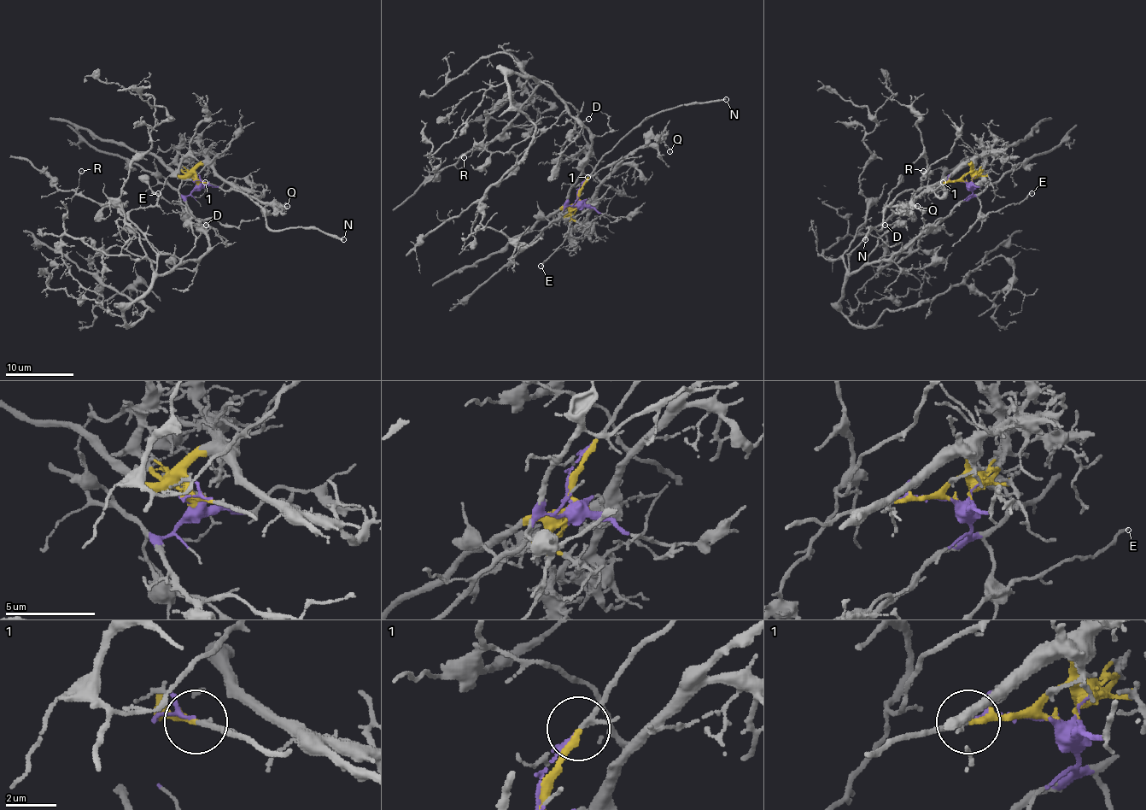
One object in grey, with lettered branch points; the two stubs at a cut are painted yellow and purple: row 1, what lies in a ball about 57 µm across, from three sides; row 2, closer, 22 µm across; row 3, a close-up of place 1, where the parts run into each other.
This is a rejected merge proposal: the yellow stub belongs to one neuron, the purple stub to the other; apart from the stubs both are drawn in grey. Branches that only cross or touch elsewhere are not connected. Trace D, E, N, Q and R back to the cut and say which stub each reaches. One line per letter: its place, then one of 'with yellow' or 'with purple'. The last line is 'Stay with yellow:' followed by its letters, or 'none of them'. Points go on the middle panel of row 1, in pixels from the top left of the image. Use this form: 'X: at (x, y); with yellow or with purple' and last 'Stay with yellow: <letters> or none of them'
D: at (588, 119); with purple
E: at (540, 266); with purple
N: at (726, 99); with yellow
Q: at (669, 151); with yellow
R: at (464, 157); with purple
Stay with yellow: N, Q

